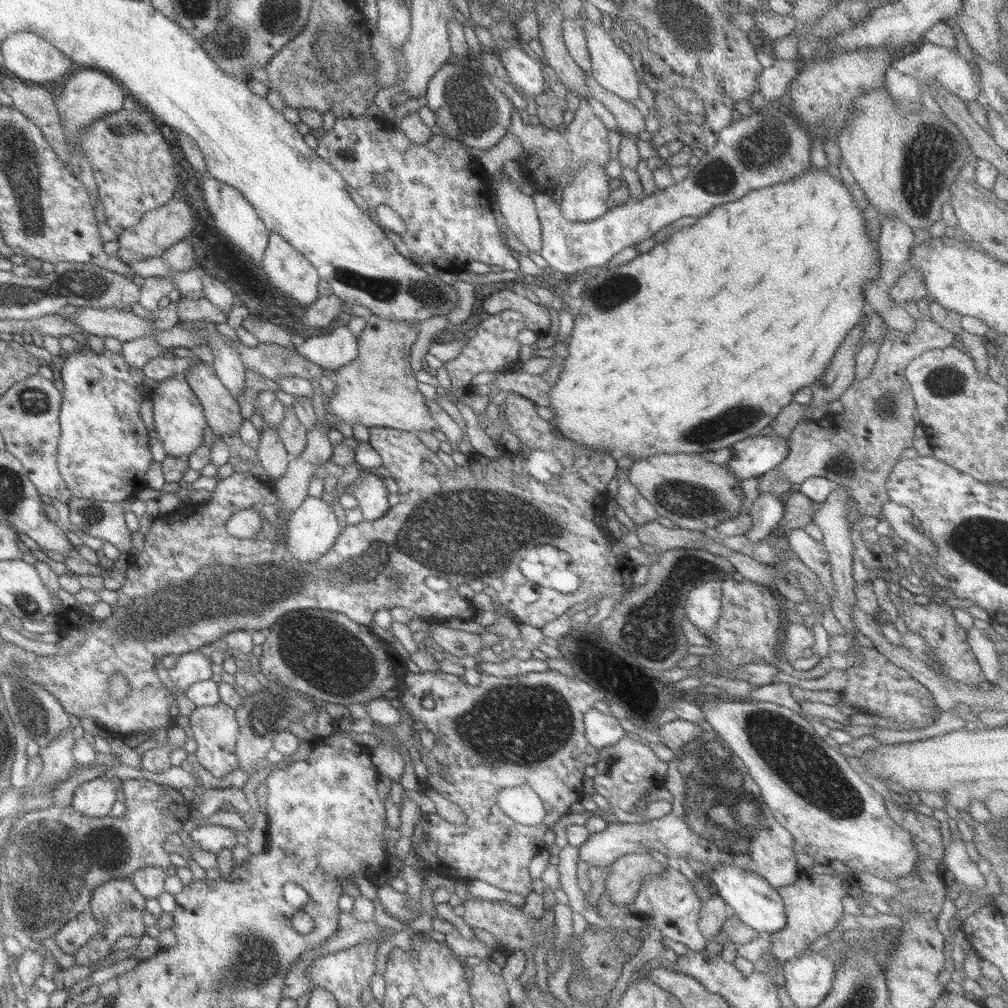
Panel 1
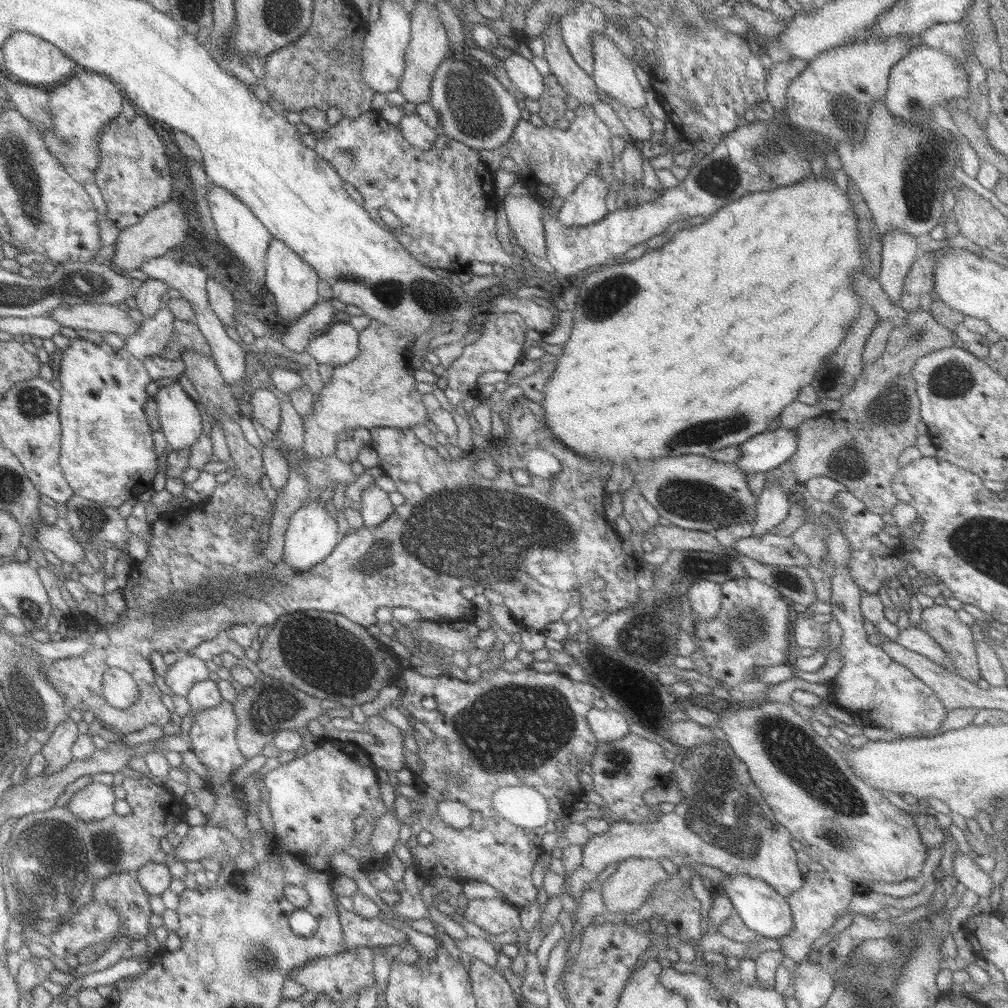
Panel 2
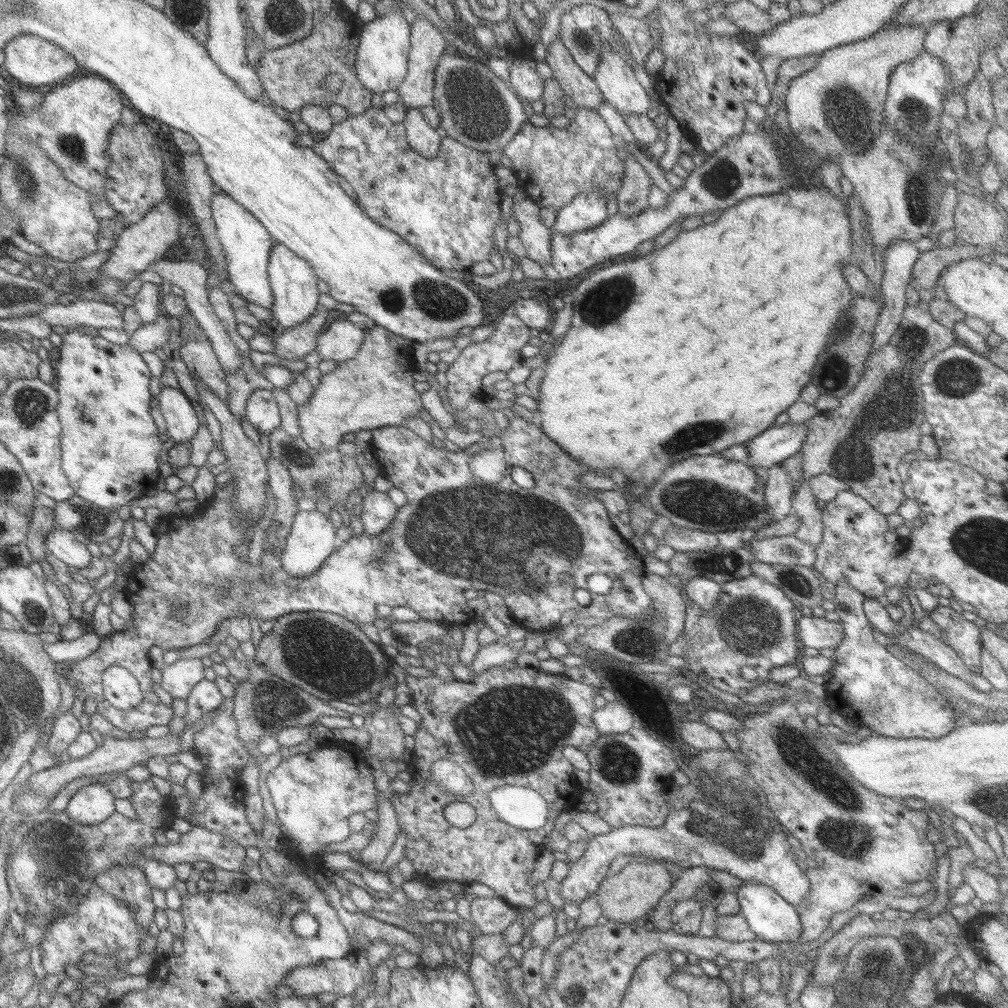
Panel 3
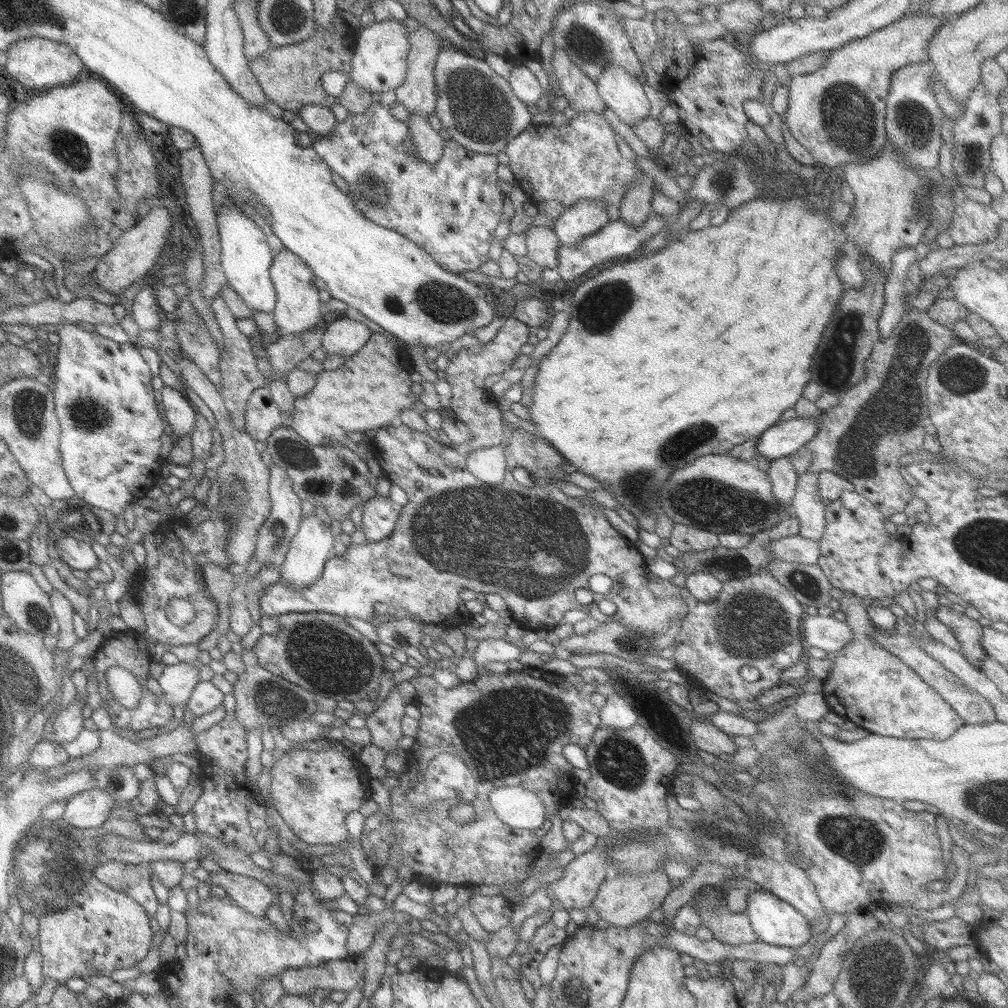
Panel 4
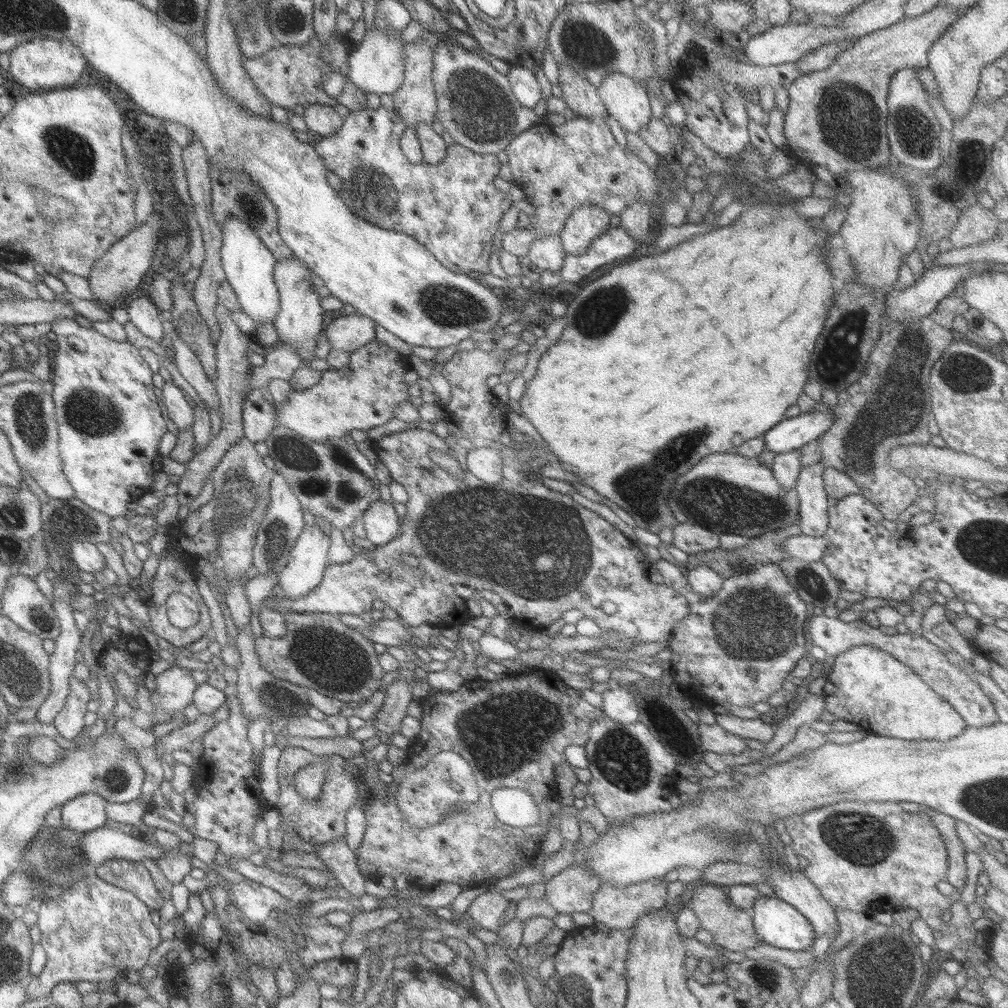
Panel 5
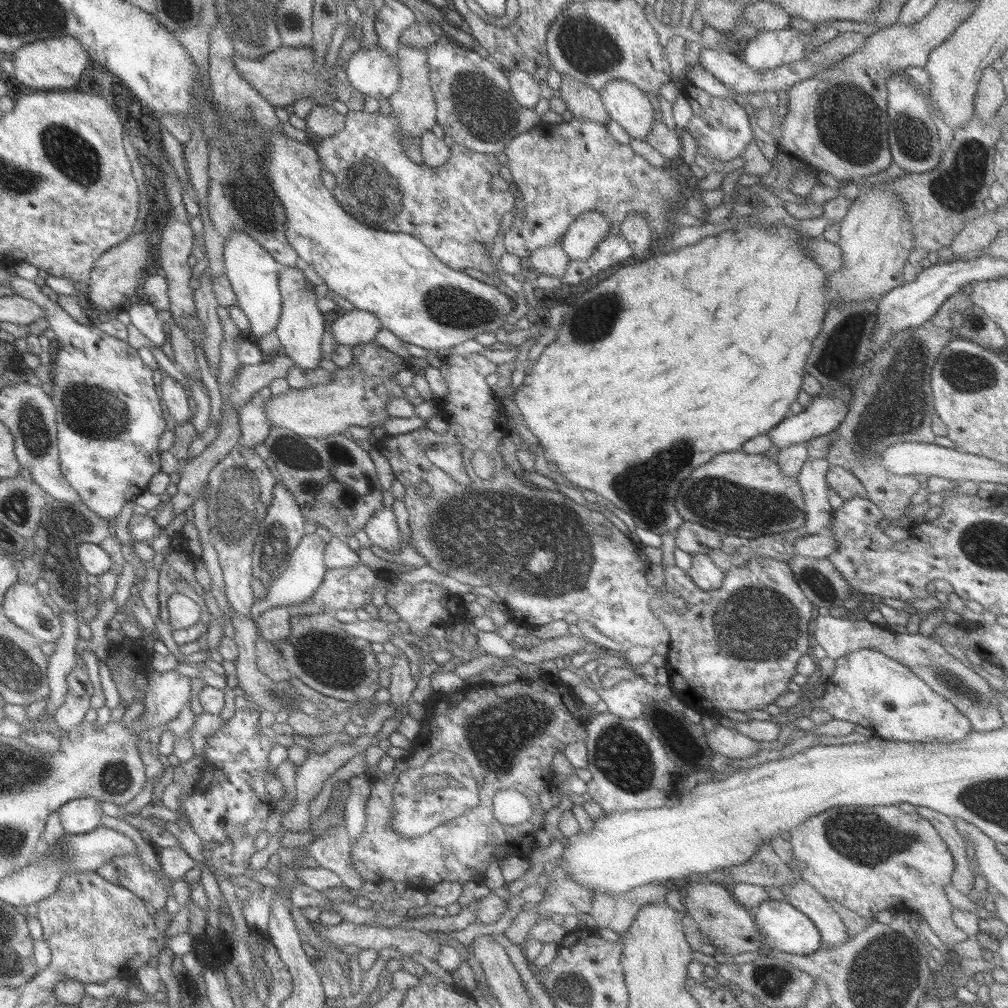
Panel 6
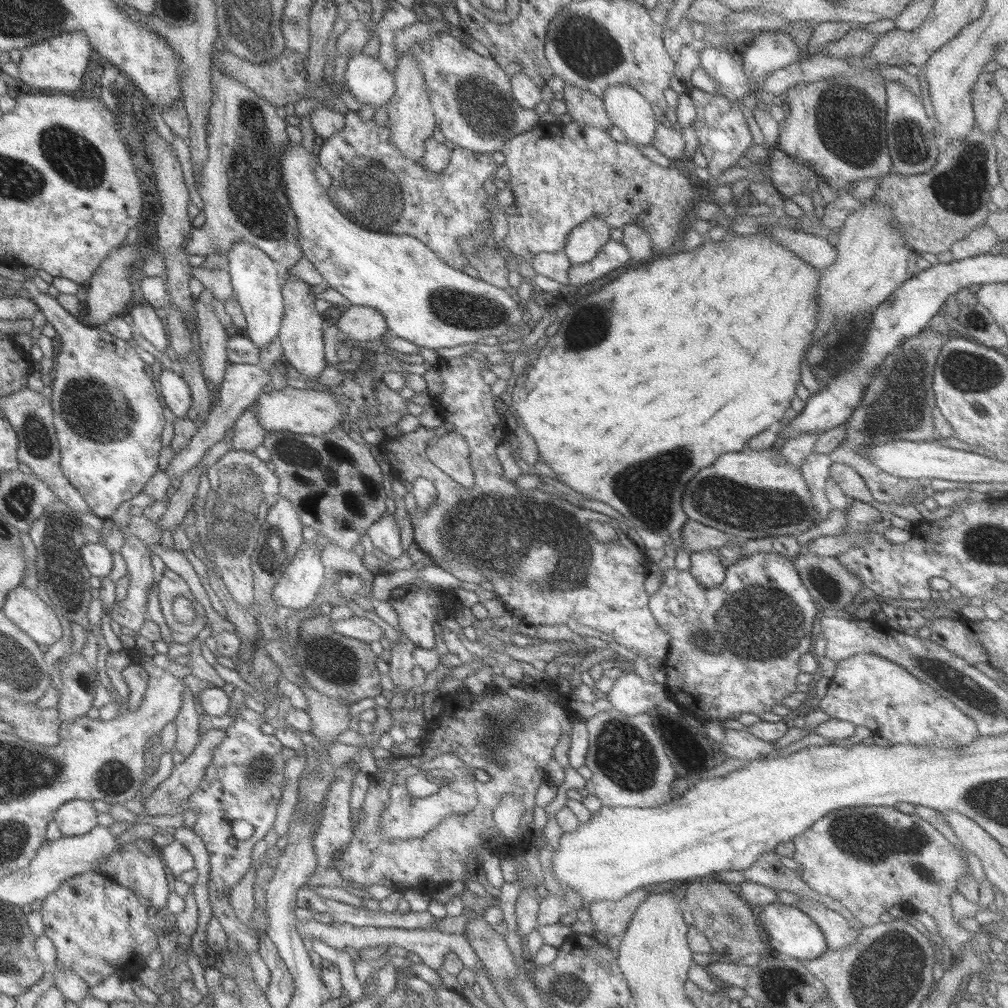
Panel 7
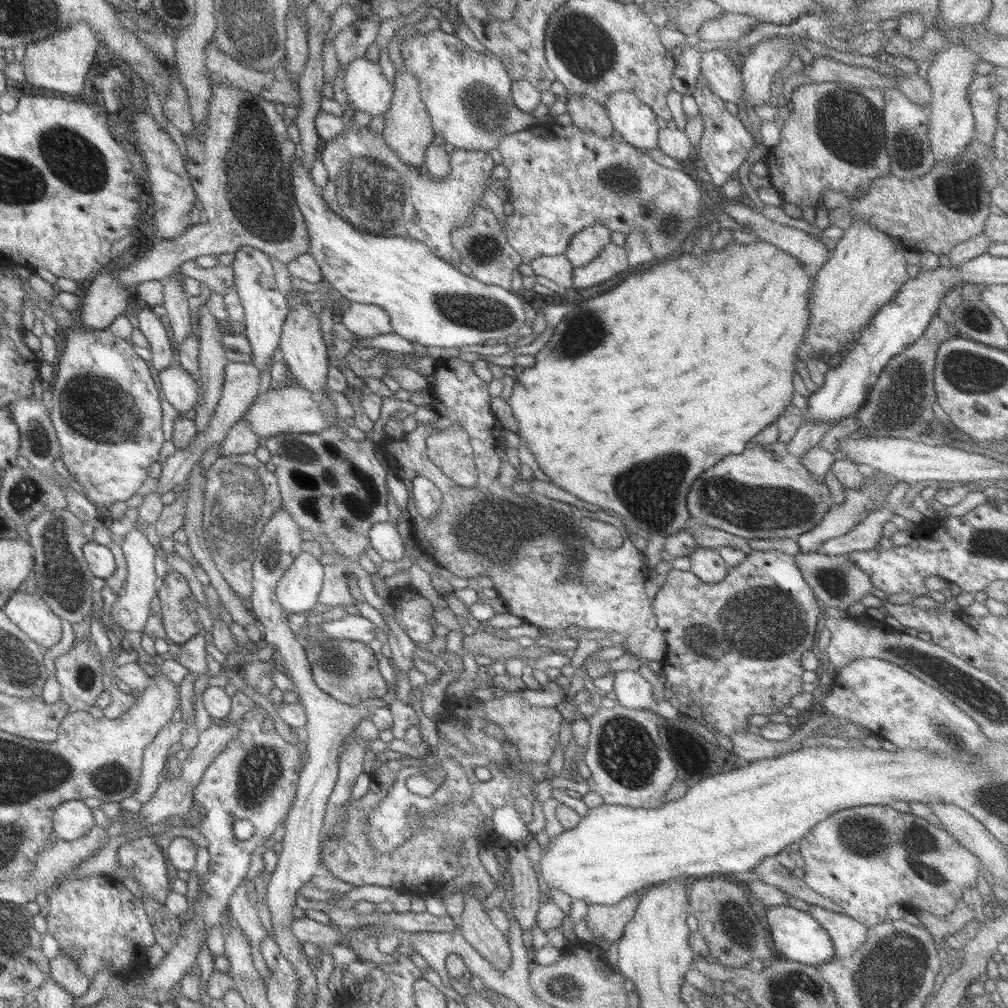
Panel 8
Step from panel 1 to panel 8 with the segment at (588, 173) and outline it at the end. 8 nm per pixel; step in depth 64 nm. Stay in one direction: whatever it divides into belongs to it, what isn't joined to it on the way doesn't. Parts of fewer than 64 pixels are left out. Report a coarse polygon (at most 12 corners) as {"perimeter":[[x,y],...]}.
{"perimeter":[[593,224],[577,232],[565,255],[588,265],[611,243],[611,231]]}

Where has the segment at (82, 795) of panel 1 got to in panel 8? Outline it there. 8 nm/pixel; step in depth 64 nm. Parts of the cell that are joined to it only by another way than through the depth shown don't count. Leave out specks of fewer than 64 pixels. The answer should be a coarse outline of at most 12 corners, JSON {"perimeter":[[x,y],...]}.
{"perimeter":[[82,801],[63,802],[52,818],[56,838],[74,841],[96,826]]}

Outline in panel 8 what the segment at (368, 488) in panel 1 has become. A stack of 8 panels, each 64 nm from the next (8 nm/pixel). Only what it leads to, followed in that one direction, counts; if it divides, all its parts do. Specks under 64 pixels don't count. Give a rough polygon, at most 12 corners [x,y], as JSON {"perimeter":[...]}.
{"perimeter":[[394,521],[372,525],[372,548],[386,562],[404,557],[402,537]]}

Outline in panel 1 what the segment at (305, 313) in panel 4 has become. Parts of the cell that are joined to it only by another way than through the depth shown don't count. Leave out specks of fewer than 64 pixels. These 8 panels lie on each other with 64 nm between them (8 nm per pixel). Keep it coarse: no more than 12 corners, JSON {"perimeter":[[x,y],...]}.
{"perimeter":[[270,232],[262,268],[292,306],[319,298],[308,259]]}

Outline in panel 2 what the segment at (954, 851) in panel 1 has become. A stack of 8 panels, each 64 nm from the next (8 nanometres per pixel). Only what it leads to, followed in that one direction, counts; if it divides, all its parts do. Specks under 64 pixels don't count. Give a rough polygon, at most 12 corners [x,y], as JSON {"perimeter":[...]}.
{"perimeter":[[972,855],[953,858],[960,884],[980,898],[996,890]]}

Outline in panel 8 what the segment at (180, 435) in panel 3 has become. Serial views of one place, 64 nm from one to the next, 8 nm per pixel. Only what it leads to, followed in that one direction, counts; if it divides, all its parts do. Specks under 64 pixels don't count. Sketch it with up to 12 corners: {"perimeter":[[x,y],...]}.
{"perimeter":[[174,364],[159,371],[164,400],[181,416],[198,405],[199,386]]}

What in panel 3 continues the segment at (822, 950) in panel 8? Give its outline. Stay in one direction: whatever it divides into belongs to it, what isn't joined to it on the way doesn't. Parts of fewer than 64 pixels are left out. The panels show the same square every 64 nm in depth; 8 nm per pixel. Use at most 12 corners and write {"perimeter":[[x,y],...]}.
{"perimeter":[[738,888],[740,916],[767,943],[802,936],[796,907],[772,888]]}

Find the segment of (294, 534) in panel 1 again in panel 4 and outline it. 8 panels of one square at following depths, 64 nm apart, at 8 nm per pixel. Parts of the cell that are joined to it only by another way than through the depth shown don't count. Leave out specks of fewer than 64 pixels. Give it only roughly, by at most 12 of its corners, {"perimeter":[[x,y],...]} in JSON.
{"perimeter":[[316,513],[303,516],[281,578],[312,586],[334,556],[335,536]]}

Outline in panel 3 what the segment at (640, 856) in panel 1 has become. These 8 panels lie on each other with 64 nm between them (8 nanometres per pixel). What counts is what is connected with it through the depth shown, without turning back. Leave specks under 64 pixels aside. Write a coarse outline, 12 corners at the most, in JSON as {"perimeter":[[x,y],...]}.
{"perimeter":[[632,858],[595,893],[602,921],[644,922],[669,892],[668,869]]}

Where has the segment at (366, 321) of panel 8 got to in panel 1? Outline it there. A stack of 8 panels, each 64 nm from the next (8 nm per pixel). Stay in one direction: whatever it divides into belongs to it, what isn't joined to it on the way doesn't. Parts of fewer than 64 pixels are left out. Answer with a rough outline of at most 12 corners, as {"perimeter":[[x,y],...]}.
{"perimeter":[[344,325],[326,336],[309,334],[298,355],[333,373],[358,355]]}

